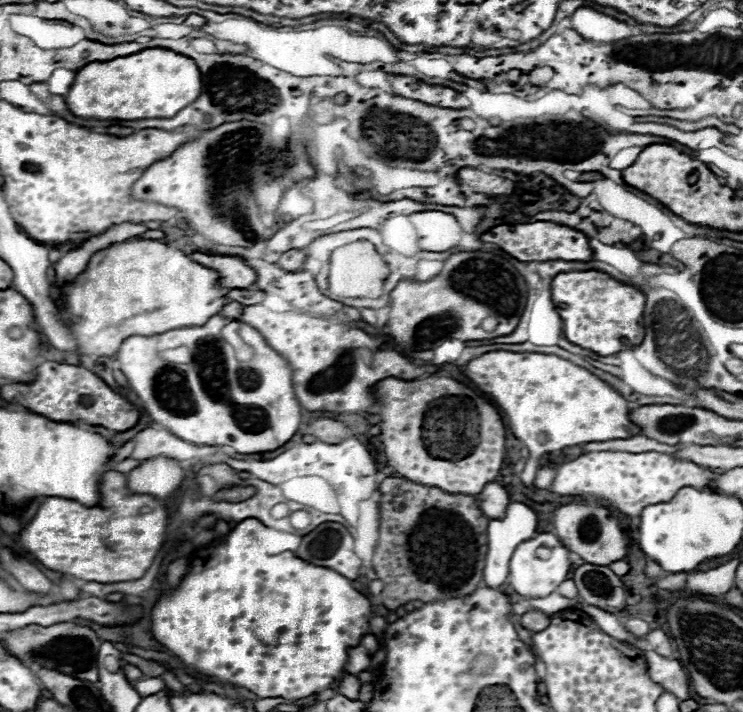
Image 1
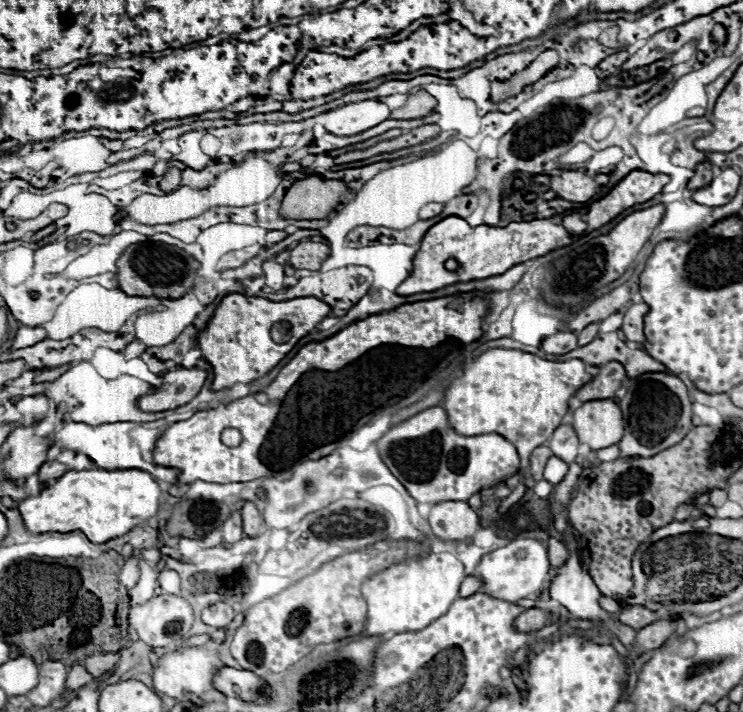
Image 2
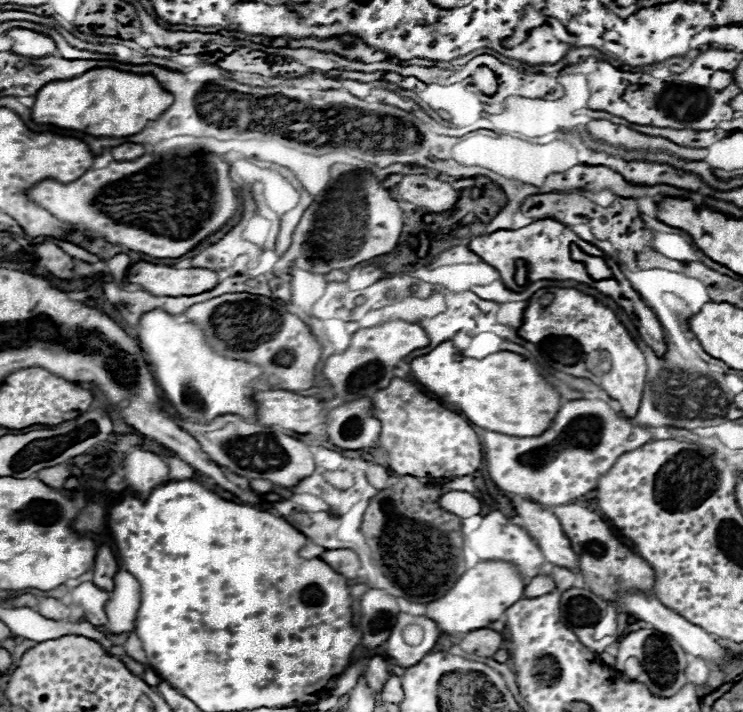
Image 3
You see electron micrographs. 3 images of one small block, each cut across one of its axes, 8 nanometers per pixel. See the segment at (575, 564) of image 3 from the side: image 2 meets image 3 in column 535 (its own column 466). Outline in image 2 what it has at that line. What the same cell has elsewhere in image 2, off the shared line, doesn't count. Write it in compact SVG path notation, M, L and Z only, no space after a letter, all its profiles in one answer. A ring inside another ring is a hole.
M440 502L430 508L428 522L440 540L470 540L480 528L478 514L468 502Z

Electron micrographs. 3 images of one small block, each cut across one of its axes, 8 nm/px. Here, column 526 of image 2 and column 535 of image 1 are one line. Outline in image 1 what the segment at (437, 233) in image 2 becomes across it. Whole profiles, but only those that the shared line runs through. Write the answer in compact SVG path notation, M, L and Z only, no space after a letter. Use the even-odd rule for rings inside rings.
M532 222L532 224L502 224L496 228L490 228L488 232L484 232L480 236L484 242L494 242L496 246L500 246L502 250L506 250L510 256L518 258L520 262L546 262L546 260L578 260L578 262L588 262L592 260L592 248L588 242L588 236L562 226L562 224L554 224L554 222Z

